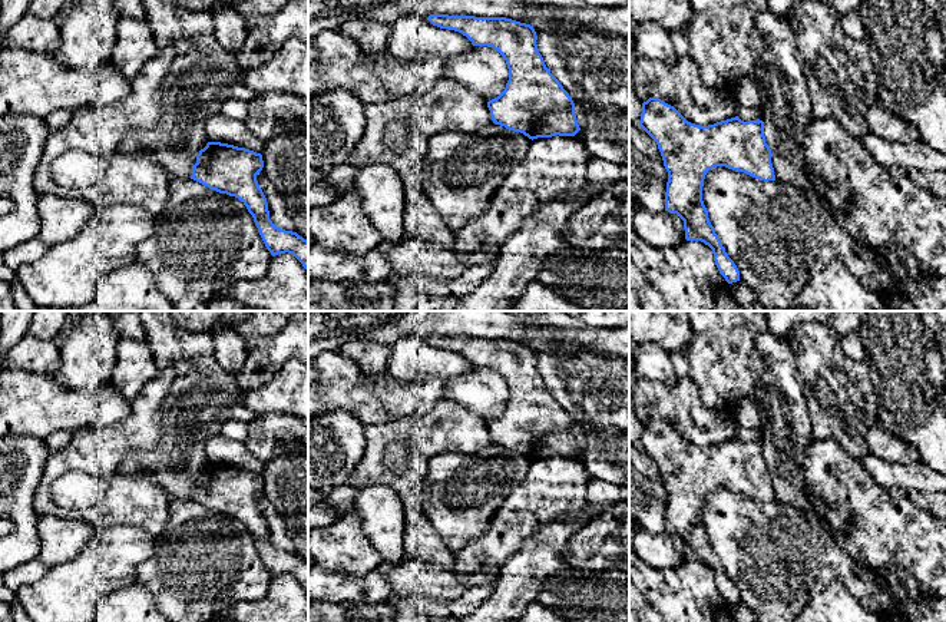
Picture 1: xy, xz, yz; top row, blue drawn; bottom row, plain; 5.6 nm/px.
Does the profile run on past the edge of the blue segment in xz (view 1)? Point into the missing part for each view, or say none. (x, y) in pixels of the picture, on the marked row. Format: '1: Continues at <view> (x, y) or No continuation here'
1: No continuation here

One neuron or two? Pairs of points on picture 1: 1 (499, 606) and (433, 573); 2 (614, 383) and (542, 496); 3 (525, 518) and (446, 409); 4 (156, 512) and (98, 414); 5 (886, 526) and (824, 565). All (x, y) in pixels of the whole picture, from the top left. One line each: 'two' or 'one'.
1: two
2: two
3: two
4: two
5: two

